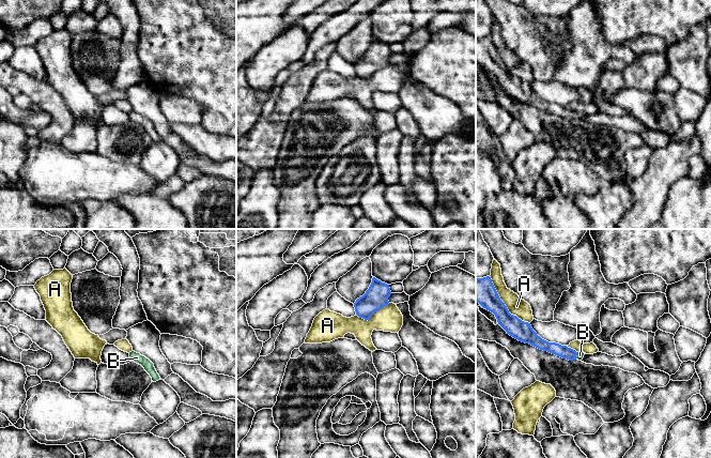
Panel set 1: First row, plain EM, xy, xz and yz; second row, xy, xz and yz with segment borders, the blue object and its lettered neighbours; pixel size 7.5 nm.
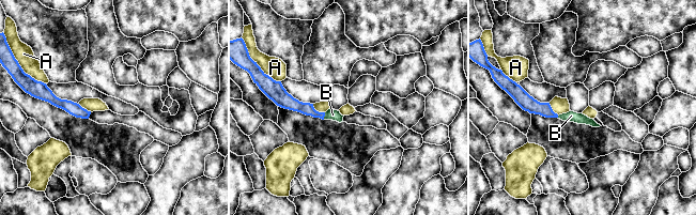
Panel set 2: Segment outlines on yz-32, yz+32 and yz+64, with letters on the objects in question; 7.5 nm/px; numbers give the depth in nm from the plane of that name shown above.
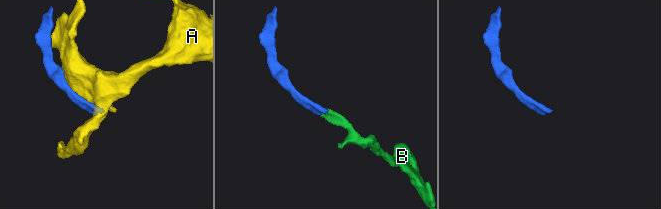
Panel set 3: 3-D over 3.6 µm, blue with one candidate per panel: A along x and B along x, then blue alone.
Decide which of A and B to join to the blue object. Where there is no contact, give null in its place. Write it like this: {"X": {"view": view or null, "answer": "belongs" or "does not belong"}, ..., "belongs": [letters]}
{"A": {"view": "yz", "answer": "does not belong"}, "B": {"view": "yz", "answer": "belongs"}, "belongs": ["B"]}

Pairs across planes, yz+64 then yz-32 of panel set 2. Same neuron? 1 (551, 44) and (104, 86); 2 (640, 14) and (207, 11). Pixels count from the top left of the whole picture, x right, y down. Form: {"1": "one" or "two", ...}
{"1": "one", "2": "one"}

